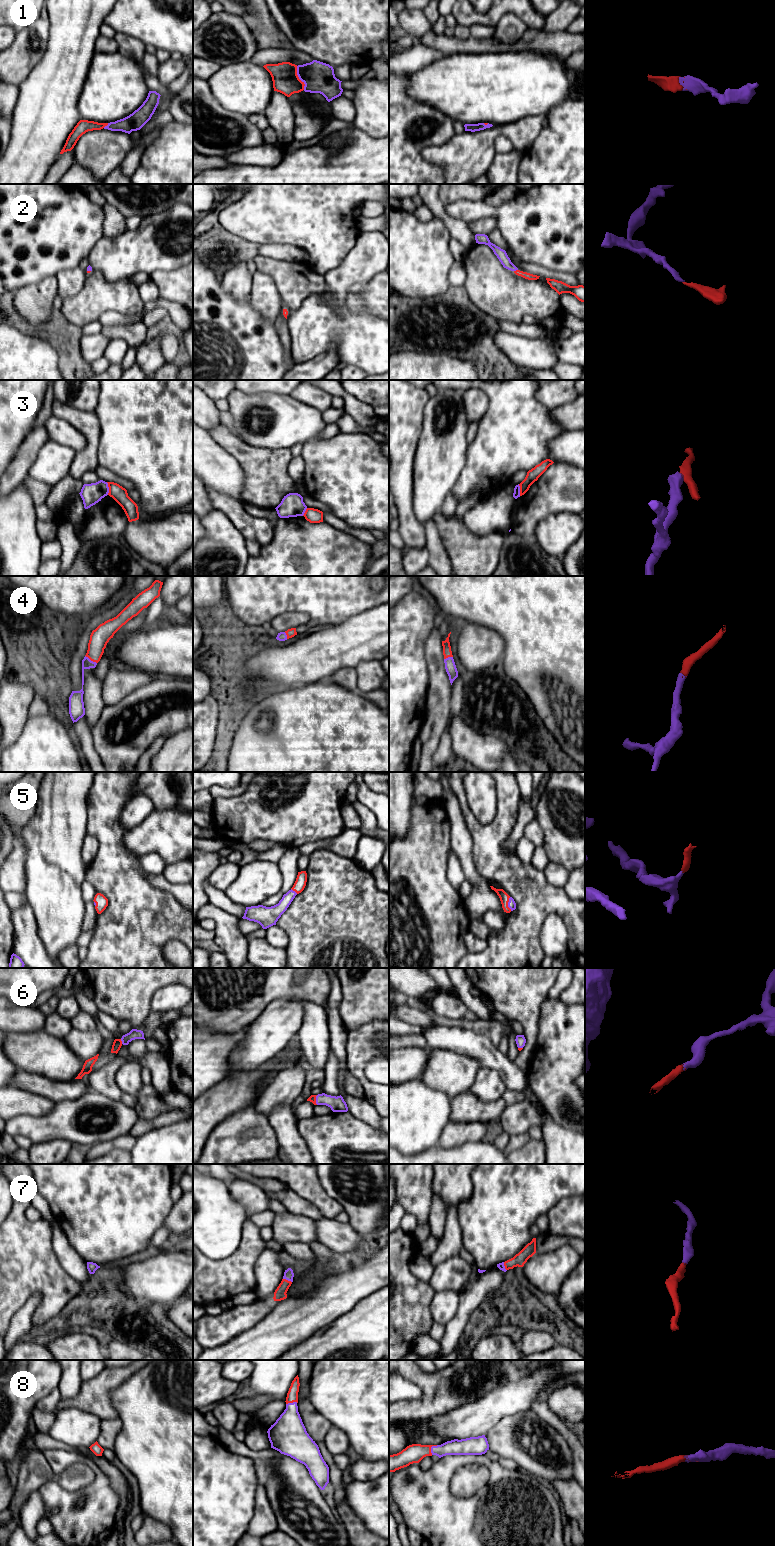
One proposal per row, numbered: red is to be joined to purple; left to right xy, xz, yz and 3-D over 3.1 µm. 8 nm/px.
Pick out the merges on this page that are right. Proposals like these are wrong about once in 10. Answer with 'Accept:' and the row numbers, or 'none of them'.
Accept: 1, 2, 4, 5, 6, 7, 8

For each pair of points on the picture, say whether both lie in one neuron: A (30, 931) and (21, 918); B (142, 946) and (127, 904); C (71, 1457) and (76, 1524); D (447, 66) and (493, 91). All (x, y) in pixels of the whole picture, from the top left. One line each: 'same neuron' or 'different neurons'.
A: same neuron
B: same neuron
C: same neuron
D: same neuron

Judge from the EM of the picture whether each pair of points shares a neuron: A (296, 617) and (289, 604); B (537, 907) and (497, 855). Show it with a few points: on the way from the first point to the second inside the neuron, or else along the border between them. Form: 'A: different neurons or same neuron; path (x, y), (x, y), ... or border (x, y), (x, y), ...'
A: different neurons; border (271, 620), (284, 613), (305, 612), (311, 623)
B: same neuron; path (533, 894), (508, 868)

